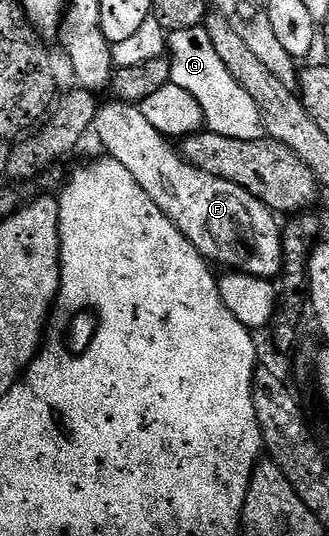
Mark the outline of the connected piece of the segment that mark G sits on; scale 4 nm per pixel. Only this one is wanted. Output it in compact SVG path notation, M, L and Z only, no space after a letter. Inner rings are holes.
M205 26L169 32L168 58L170 81L180 85L180 89L184 89L196 99L202 110L205 126L209 130L240 141L263 138L262 118L260 109L256 109L256 101L252 101L252 97L244 93L236 77L228 73L228 65L220 61L216 49L212 46L212 37L208 37Z

